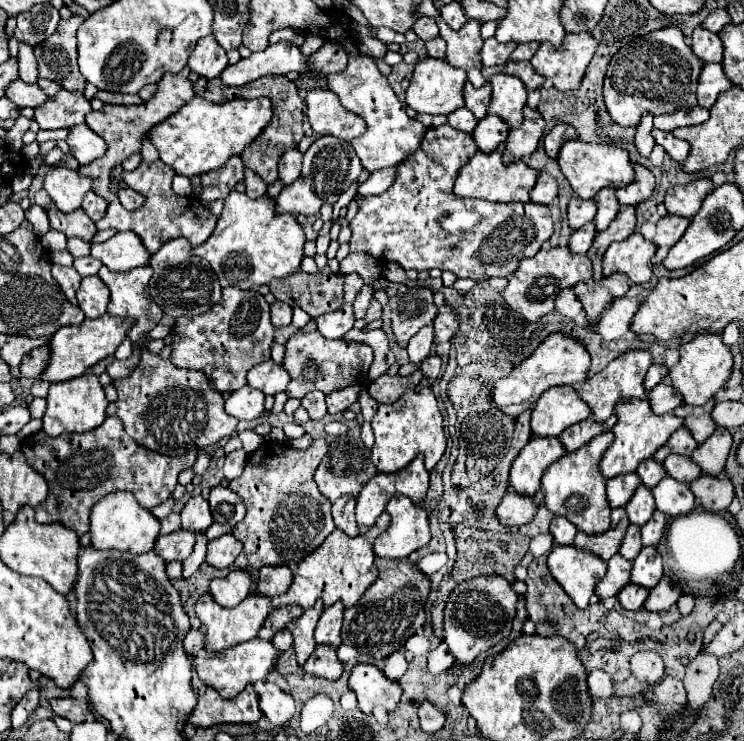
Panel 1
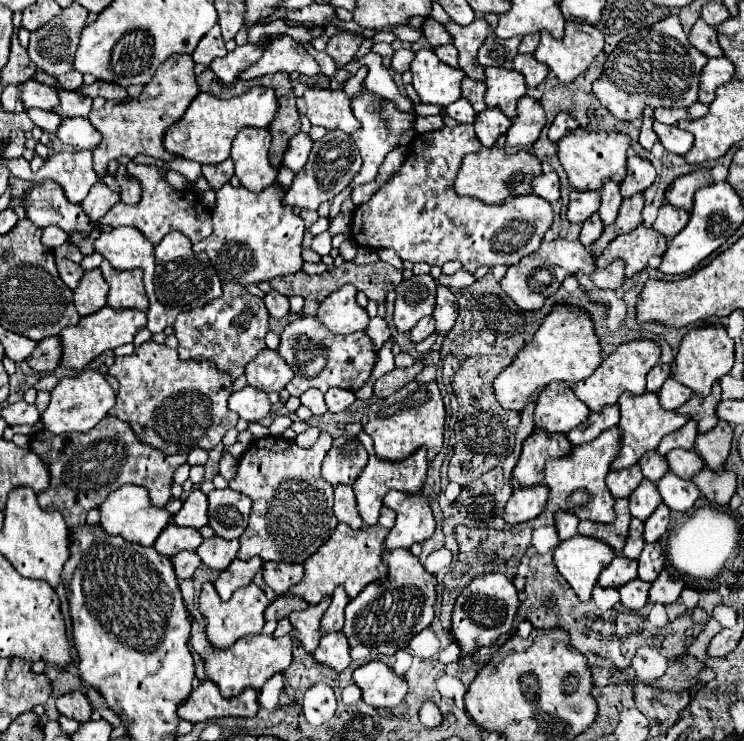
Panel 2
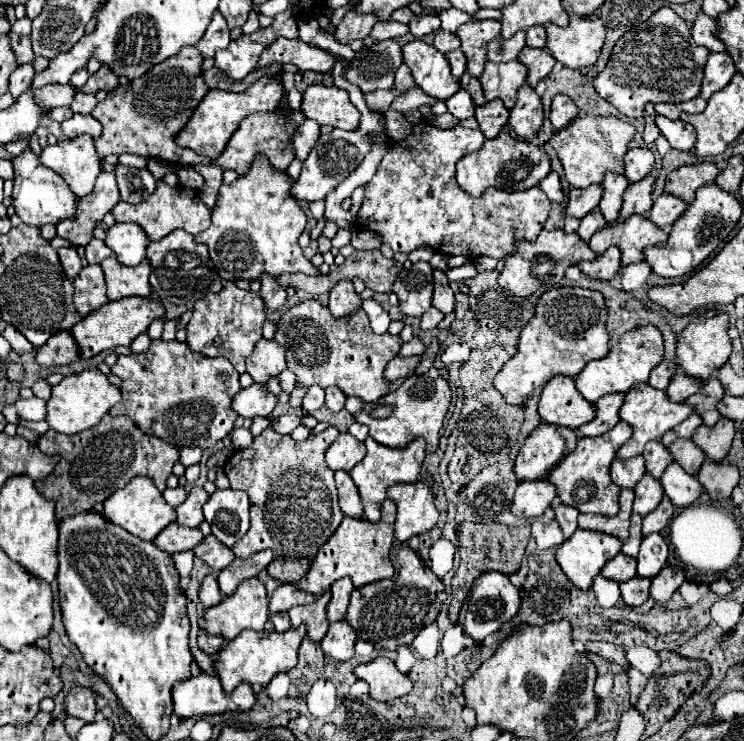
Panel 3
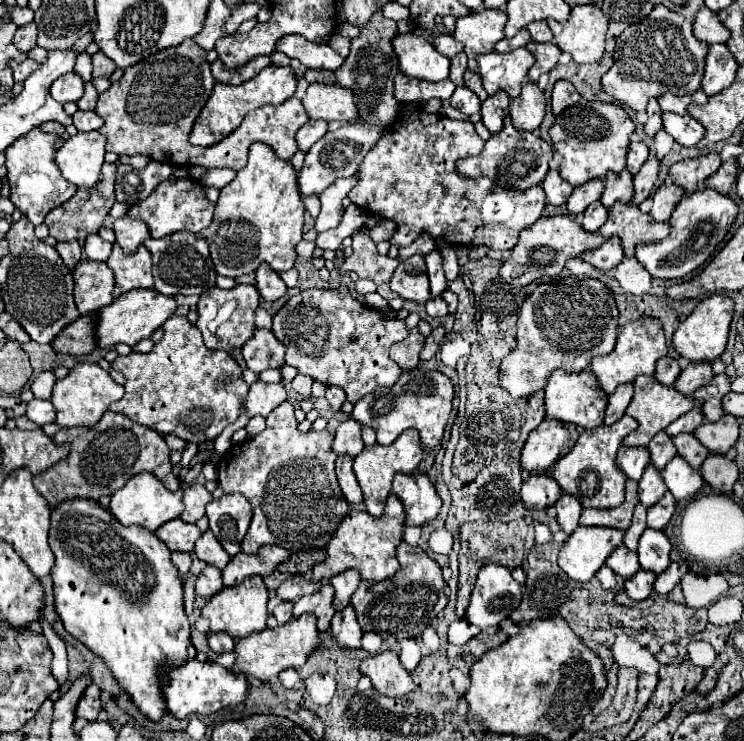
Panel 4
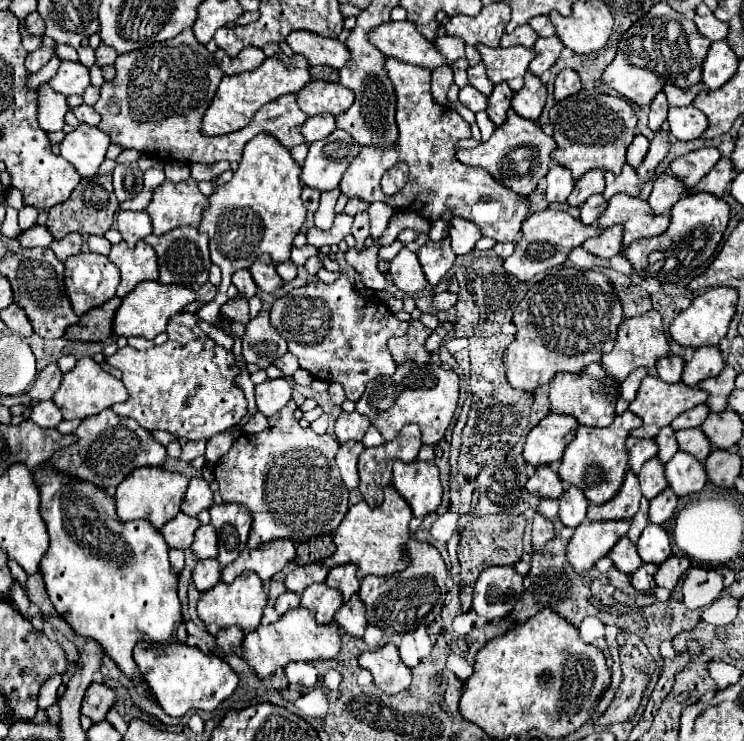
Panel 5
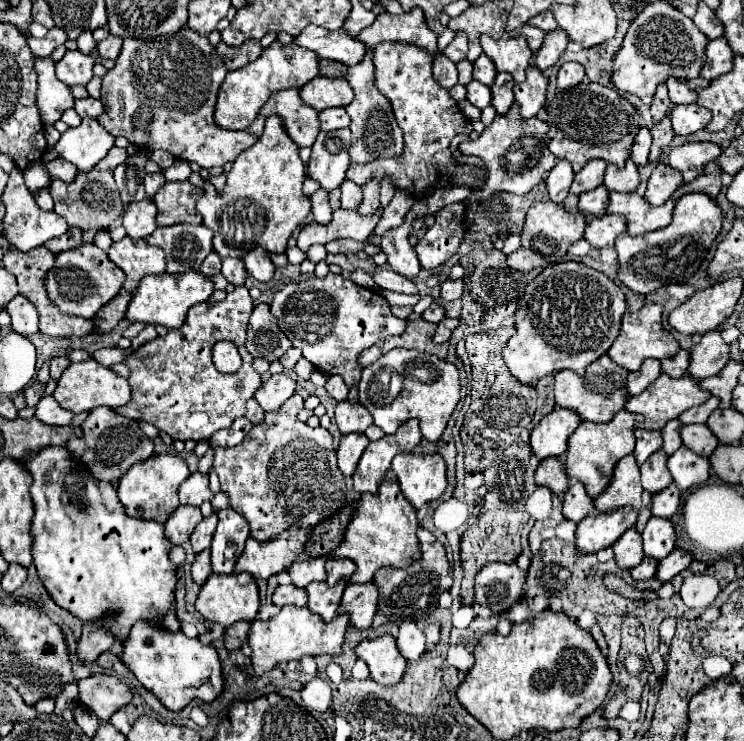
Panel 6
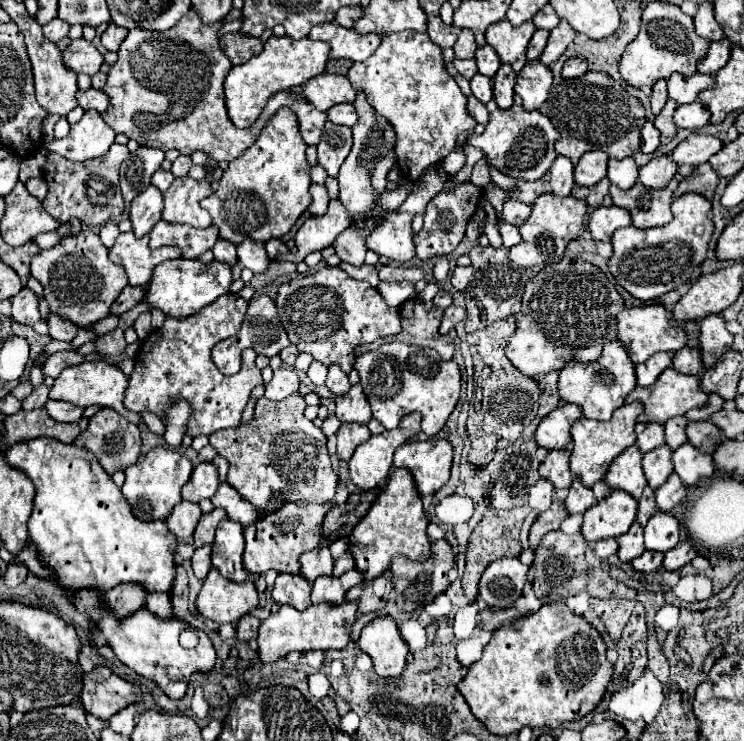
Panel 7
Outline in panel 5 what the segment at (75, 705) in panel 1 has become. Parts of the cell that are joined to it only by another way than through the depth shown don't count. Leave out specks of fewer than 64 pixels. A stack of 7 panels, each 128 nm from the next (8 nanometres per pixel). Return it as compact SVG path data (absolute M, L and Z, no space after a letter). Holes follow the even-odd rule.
M92 682L82 700L82 714L92 718L92 722L102 722L114 704L116 692L106 684Z

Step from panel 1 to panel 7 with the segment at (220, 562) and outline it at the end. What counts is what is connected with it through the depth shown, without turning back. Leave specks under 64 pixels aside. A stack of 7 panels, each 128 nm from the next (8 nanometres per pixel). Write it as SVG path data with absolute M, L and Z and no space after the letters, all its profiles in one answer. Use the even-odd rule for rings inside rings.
M214 508L210 514L202 514L202 518L196 526L196 532L194 532L194 546L196 548L200 548L202 544L212 544L216 526L224 520L224 516L226 516L226 512L222 508Z

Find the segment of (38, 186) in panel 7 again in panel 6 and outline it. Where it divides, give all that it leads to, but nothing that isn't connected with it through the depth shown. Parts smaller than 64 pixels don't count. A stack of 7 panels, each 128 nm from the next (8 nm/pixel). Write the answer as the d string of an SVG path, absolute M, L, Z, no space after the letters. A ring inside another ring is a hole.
M46 188L36 190L36 192L34 192L34 200L38 202L38 206L40 206L42 210L52 210L52 196L50 196L50 192L48 192Z

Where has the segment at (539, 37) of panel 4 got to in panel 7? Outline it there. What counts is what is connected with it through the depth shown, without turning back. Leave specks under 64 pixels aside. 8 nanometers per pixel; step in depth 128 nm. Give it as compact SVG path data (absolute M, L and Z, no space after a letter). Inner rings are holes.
M546 4L546 6L544 6L540 12L536 12L536 14L534 14L532 22L534 22L534 26L536 26L536 28L552 30L552 28L556 28L556 26L558 26L560 18L558 18L556 10L554 10L550 4Z

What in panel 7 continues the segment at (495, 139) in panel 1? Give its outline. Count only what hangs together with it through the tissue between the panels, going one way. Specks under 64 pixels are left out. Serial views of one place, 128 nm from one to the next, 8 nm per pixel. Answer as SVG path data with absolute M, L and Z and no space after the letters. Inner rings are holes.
M502 64L496 72L496 76L492 78L494 82L494 100L498 104L498 108L510 108L514 104L512 96L514 96L514 84L516 84L516 72L512 70L512 66Z

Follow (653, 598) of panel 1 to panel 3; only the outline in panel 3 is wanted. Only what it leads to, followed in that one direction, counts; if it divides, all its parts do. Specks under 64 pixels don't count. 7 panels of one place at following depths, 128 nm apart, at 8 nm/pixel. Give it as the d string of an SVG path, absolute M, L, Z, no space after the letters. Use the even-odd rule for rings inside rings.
M666 566L660 570L658 576L652 578L652 586L650 586L650 596L656 602L666 602L672 598L672 594L680 588L680 584L684 582L684 570L678 566Z

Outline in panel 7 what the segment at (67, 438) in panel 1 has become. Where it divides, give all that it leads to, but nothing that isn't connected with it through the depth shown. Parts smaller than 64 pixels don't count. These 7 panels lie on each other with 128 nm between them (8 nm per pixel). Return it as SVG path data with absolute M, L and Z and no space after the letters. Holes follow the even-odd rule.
M102 408L100 412L96 412L88 422L86 432L82 432L78 436L78 440L82 440L84 448L88 448L96 454L96 458L100 460L104 470L108 470L110 474L114 474L116 470L126 470L128 466L136 464L138 454L140 454L140 430L138 430L138 426L128 422L124 416L120 416L112 408Z

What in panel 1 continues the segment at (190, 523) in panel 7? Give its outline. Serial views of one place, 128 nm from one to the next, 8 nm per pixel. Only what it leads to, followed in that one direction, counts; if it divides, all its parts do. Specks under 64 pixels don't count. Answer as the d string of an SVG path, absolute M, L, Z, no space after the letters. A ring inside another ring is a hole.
M176 530L156 540L154 552L162 556L166 562L172 560L186 560L194 548L196 532L194 530Z

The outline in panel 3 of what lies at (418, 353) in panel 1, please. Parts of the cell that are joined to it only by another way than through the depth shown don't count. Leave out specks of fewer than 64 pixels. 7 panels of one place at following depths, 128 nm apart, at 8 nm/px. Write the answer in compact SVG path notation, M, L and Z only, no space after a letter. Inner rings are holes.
M430 306L430 310L422 314L422 322L420 322L420 328L422 328L422 330L430 330L430 328L436 328L436 326L442 322L442 318L444 318L444 314L440 314L440 310L438 310L438 308Z

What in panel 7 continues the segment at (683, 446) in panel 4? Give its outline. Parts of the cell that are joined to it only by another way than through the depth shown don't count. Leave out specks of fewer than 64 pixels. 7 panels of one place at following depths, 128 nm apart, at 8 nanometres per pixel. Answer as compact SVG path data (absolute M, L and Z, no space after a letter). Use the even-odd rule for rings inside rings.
M710 420L688 422L686 436L688 436L688 442L704 454L712 454L718 448L718 444L724 442L724 434Z

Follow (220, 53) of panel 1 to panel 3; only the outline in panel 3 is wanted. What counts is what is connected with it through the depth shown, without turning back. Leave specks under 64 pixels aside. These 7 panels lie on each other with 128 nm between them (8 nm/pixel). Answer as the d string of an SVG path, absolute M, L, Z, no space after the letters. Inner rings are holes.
M216 10L214 16L212 16L210 26L206 28L206 32L200 38L200 42L196 44L196 48L200 50L200 54L204 58L210 58L210 56L214 56L214 50L226 48L228 42L230 42L230 28L228 28L222 12Z

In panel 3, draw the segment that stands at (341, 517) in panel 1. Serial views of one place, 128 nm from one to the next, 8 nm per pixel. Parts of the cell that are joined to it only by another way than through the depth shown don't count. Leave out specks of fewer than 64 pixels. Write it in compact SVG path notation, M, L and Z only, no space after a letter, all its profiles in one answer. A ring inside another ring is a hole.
M344 470L336 472L336 488L338 488L338 502L340 502L342 512L352 518L364 518L358 488L348 472L344 472Z

